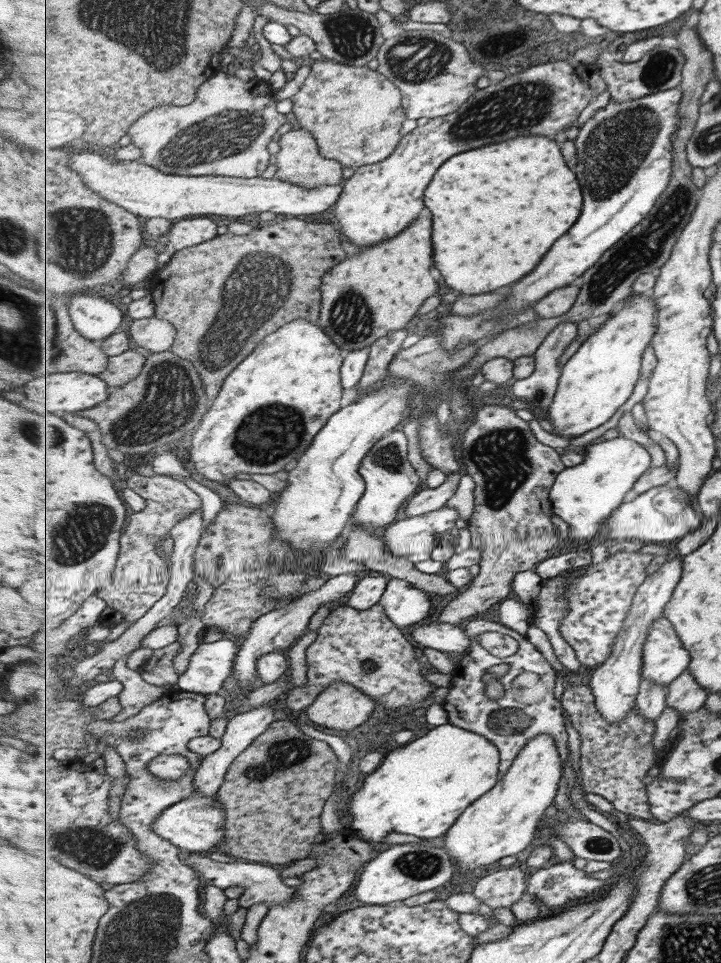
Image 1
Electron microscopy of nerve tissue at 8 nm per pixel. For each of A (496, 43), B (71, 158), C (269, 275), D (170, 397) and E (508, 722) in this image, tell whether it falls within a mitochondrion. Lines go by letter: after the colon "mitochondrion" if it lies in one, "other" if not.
A: other
B: other
C: mitochondrion
D: mitochondrion
E: mitochondrion

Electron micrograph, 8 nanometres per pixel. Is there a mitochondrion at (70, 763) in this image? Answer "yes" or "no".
no

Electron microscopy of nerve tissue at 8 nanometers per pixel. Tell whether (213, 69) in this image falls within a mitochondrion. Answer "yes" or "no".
no

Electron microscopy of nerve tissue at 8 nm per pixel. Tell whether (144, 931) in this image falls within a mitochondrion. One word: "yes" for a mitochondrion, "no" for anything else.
yes

